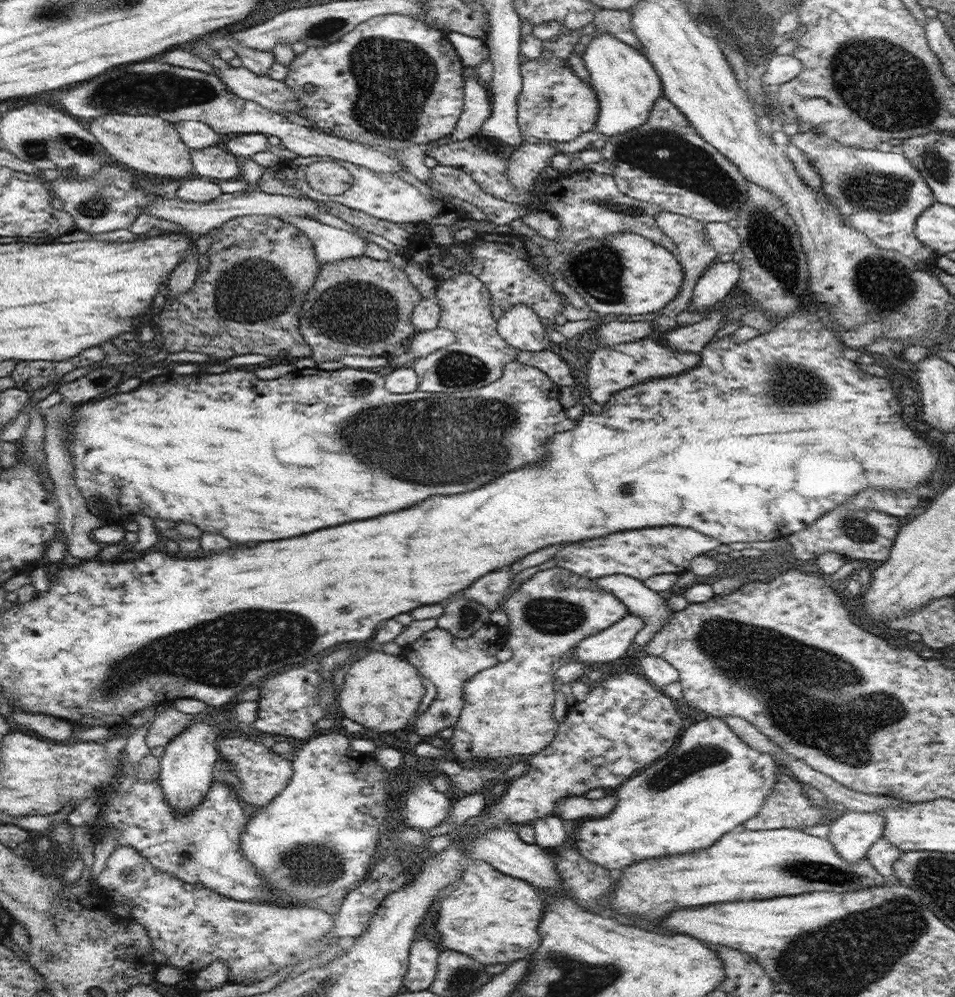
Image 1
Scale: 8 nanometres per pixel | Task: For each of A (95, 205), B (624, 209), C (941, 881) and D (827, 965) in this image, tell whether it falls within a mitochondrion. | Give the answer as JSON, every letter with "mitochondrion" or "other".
{"A":"mitochondrion","B":"mitochondrion","C":"mitochondrion","D":"mitochondrion"}

